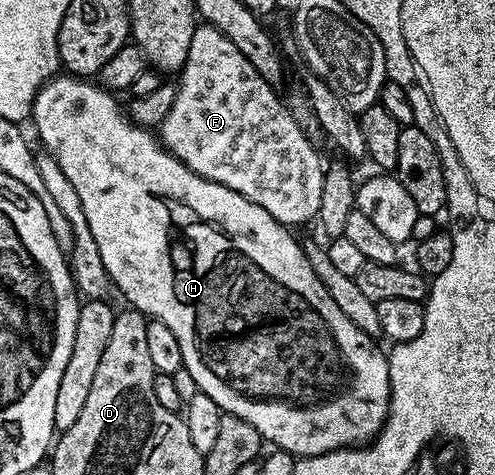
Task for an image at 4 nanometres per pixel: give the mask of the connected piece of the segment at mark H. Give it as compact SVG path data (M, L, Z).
M56 74L41 86L30 114L30 119L35 120L35 132L44 144L43 148L55 157L65 178L77 190L77 198L81 198L85 219L101 252L101 262L104 263L110 283L116 289L119 287L120 294L127 299L126 303L130 307L152 320L165 322L165 326L173 330L173 338L177 338L181 346L183 367L193 374L193 382L197 382L199 391L209 394L209 398L217 402L224 414L245 418L253 430L263 435L264 441L271 443L272 440L276 449L302 458L336 452L339 448L363 446L374 440L387 422L387 411L391 405L389 366L384 349L379 349L372 337L357 330L357 326L353 326L353 322L341 314L329 290L325 290L317 274L313 274L313 266L309 266L300 241L295 241L288 225L279 224L273 214L269 214L269 210L261 210L261 206L249 202L249 198L229 190L224 184L201 178L186 168L172 152L163 147L154 131L133 124L124 105L122 108L115 100L118 100L116 93L108 92L98 82L70 74Z

